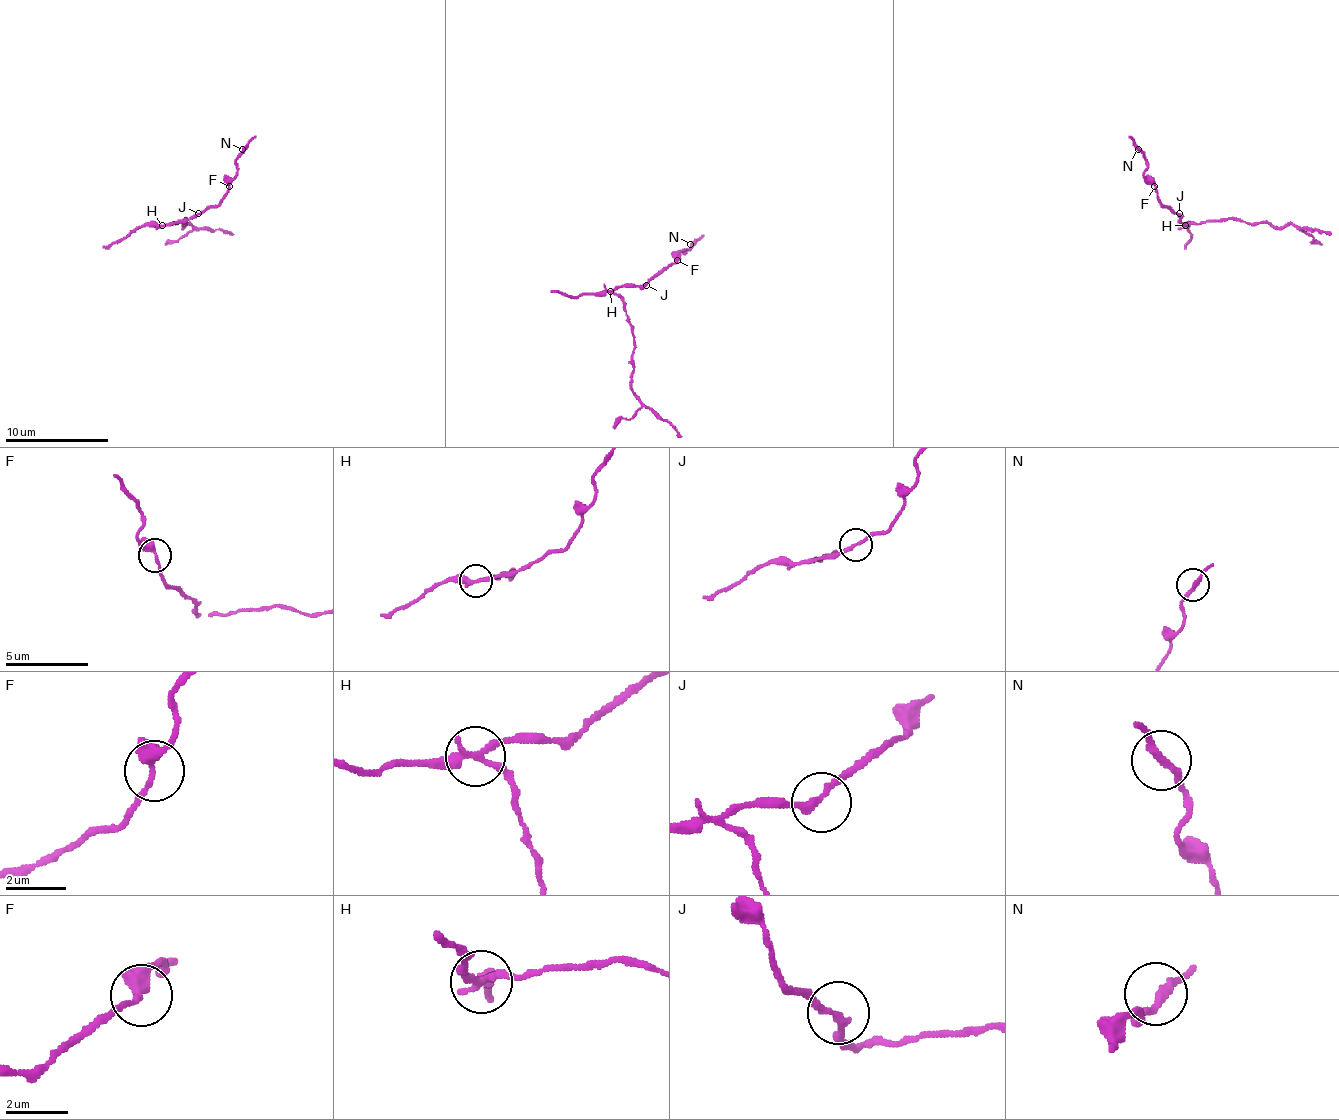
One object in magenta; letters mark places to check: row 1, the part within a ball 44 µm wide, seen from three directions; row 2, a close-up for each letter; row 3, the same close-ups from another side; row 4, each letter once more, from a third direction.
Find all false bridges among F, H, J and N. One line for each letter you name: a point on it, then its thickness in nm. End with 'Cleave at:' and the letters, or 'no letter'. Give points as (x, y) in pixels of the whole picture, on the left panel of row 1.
H: Place: (162, 225). Thickness 240 nm
Cleave at: H

